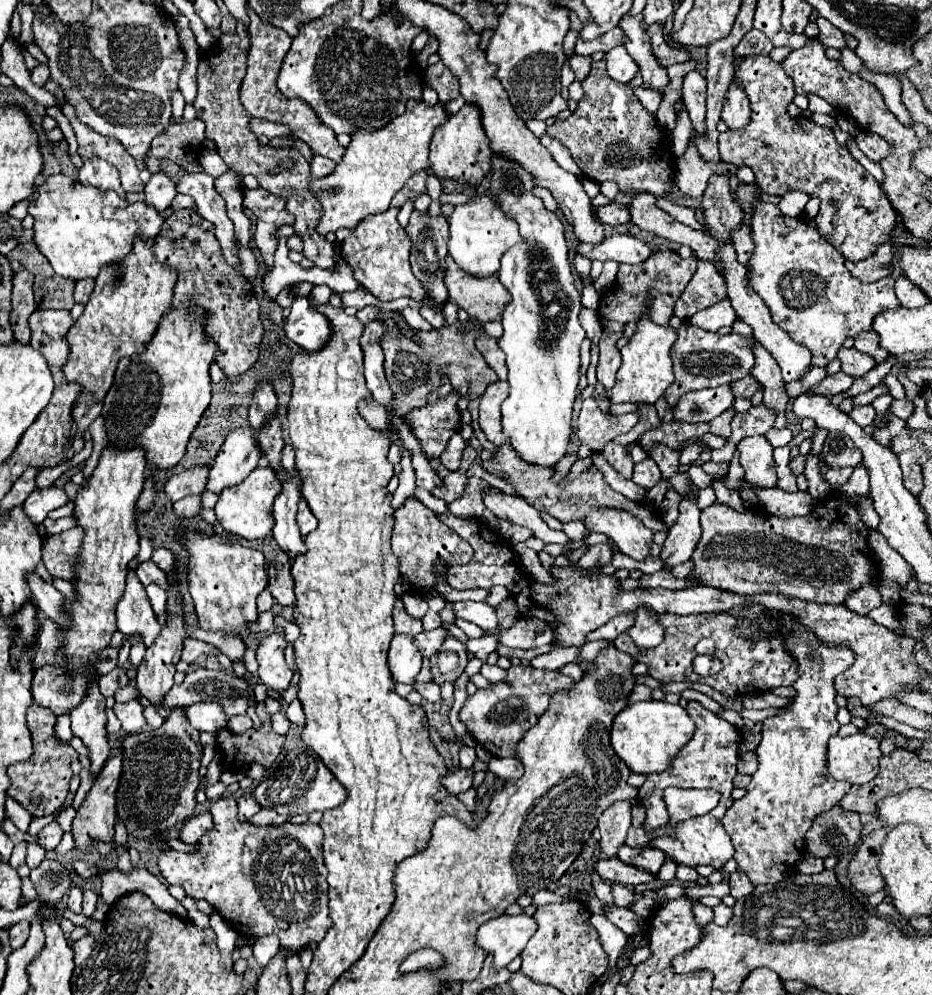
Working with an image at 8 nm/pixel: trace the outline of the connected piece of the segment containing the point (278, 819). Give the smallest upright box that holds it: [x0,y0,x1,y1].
[251,809,291,825]

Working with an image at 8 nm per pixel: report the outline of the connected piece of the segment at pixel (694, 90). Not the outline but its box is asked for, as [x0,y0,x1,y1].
[683,71,707,137]

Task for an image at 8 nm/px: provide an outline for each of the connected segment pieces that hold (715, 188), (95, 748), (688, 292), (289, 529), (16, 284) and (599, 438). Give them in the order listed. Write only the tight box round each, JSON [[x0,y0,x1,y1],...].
[[703,177,743,241],[69,685,111,777],[675,261,727,321],[273,471,305,559],[11,269,35,343],[577,397,639,451]]

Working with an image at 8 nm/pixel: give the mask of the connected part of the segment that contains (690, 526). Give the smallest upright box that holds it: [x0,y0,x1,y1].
[661,495,701,569]

